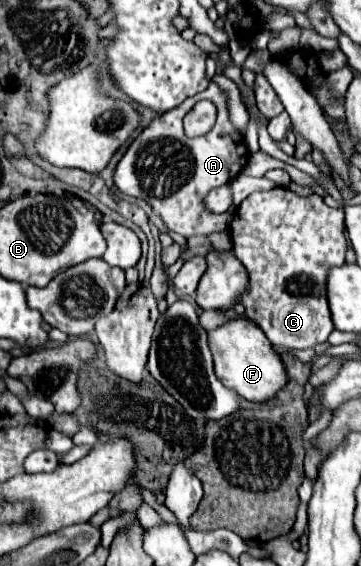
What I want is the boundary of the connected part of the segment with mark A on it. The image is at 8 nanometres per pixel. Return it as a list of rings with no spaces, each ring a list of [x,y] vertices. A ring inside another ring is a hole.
[[[211,82],[205,92],[191,96],[173,112],[157,114],[151,124],[143,128],[143,132],[129,144],[127,152],[115,168],[113,180],[123,194],[147,200],[171,232],[191,238],[197,234],[223,232],[229,228],[229,216],[207,212],[203,198],[209,190],[229,184],[241,172],[245,162],[247,146],[243,136],[229,122],[227,96],[215,82]],[[203,98],[217,106],[217,122],[205,136],[189,138],[183,132],[183,116],[195,106],[195,102]]]

